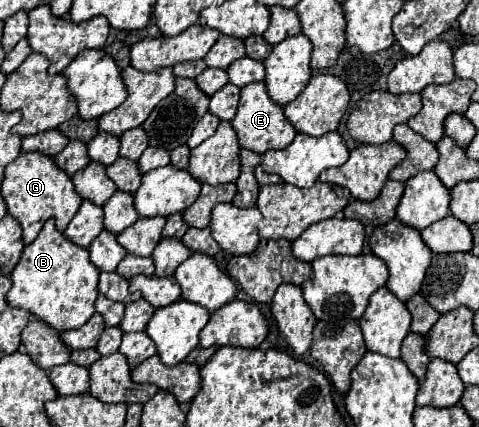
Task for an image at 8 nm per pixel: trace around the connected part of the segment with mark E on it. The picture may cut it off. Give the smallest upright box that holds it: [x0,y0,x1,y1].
[232,82,296,154]

